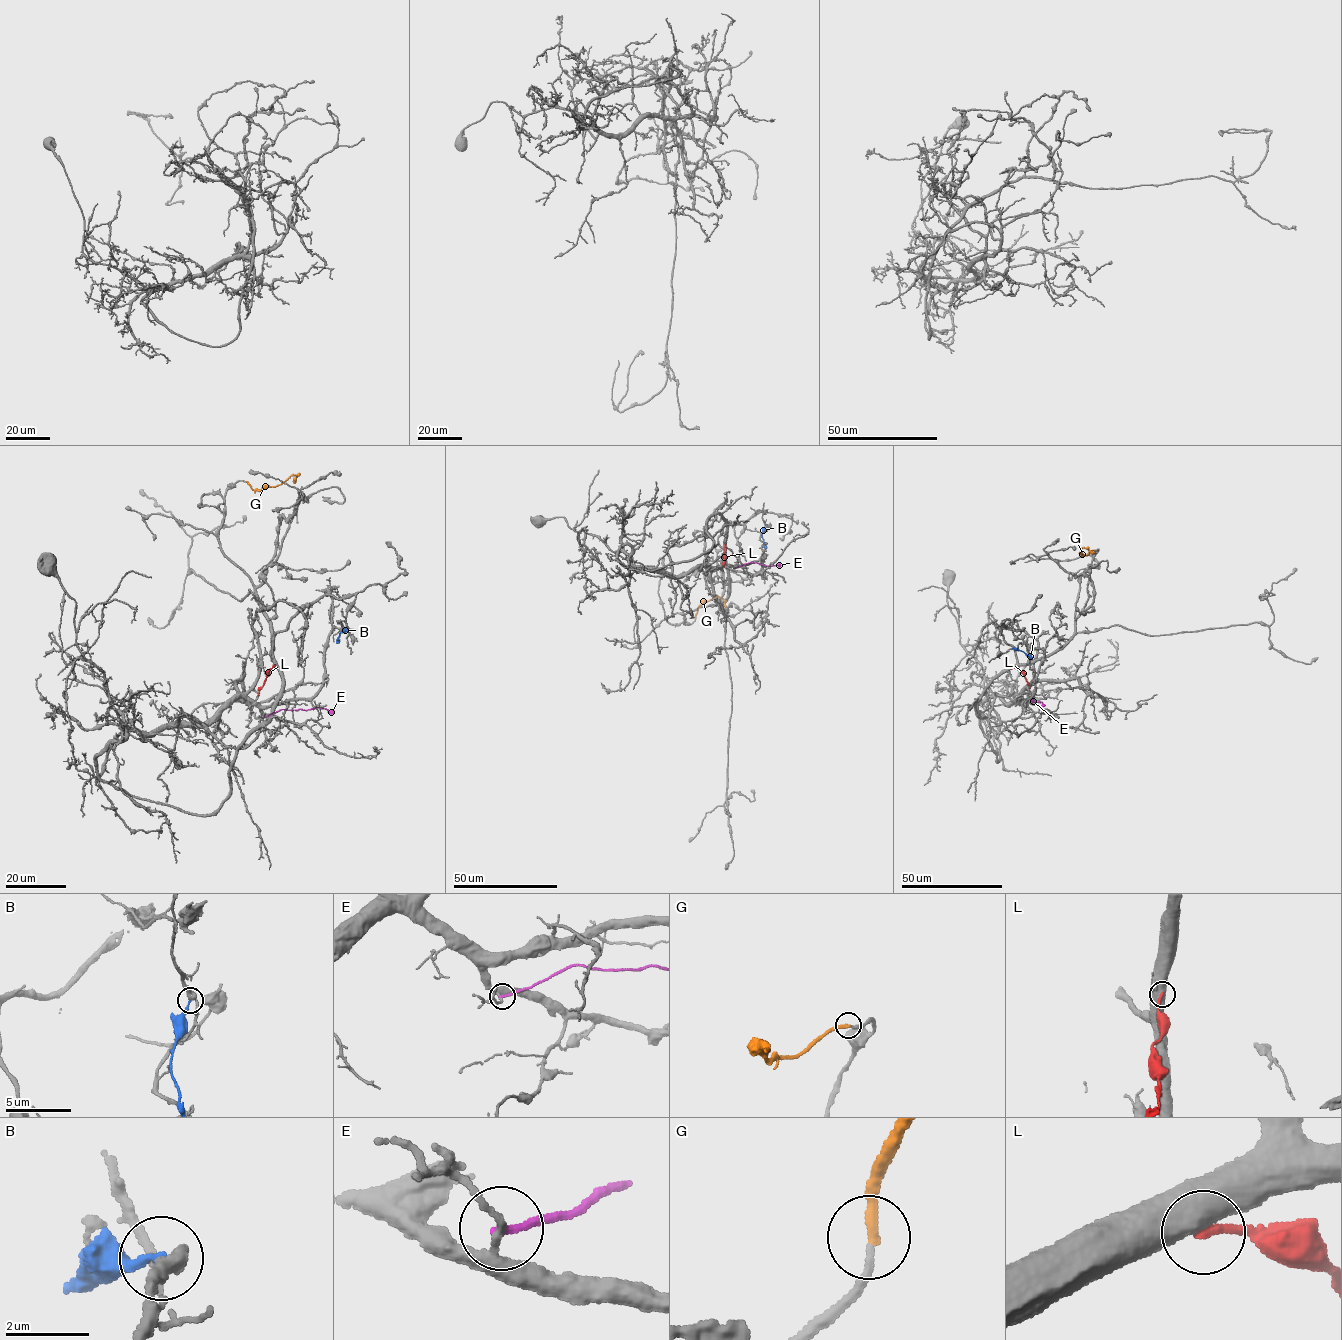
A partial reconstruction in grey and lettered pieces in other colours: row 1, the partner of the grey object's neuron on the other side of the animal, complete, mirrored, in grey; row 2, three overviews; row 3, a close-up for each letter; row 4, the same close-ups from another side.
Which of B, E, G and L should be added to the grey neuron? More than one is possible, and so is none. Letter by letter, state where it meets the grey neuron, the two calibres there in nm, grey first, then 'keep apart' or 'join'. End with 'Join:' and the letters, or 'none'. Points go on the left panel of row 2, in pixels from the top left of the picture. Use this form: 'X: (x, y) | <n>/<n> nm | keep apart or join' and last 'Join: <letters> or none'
B: (349, 630) | 300/190 nm | keep apart
E: (265, 716) | 180/180 nm | keep apart
G: (247, 481) | 180/300 nm | join
L: (276, 666) | 750/240 nm | keep apart
Join: G

